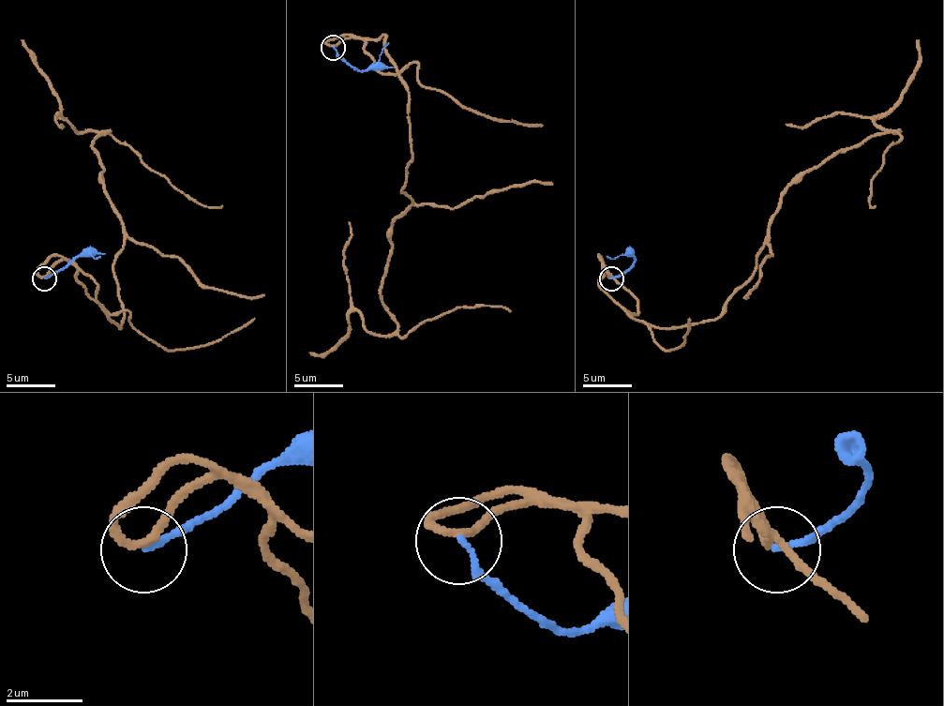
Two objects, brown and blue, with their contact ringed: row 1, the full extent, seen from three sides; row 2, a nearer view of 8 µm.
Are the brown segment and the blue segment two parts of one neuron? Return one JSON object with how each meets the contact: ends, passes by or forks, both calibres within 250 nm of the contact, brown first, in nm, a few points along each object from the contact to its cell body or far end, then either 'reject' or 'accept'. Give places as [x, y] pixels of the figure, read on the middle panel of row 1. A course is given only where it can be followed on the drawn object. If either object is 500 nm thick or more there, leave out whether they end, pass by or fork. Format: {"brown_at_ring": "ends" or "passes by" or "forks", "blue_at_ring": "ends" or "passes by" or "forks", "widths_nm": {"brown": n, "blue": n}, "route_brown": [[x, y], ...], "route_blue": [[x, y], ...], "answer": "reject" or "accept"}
{"brown_at_ring": "passes by", "blue_at_ring": "ends", "widths_nm": {"brown": 200, "blue": 150}, "route_brown": [[332, 47], [354, 37], [401, 76], [411, 204], [383, 274], [397, 328], [374, 336], [352, 311], [309, 352]], "route_blue": [[332, 47], [352, 67], [364, 69], [379, 59], [389, 42]], "answer": "reject"}

